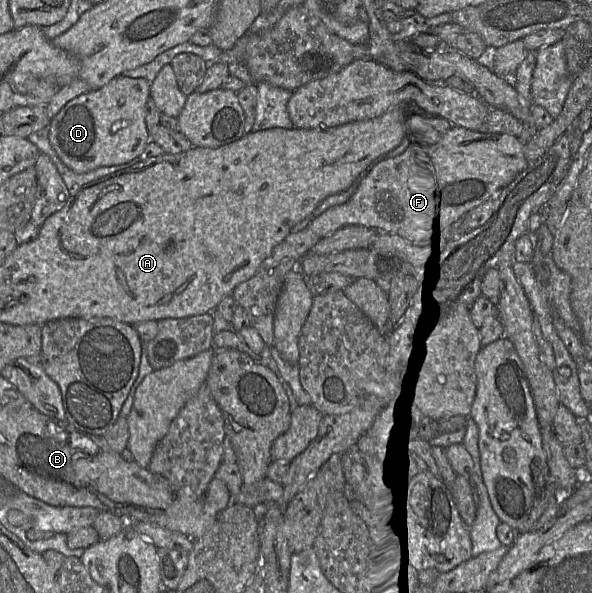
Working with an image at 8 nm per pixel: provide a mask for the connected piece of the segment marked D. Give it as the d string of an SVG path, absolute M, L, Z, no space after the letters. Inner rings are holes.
M120 75L65 104L51 119L48 130L50 144L60 160L74 172L84 173L138 157L151 140L145 121L150 84L145 78Z

